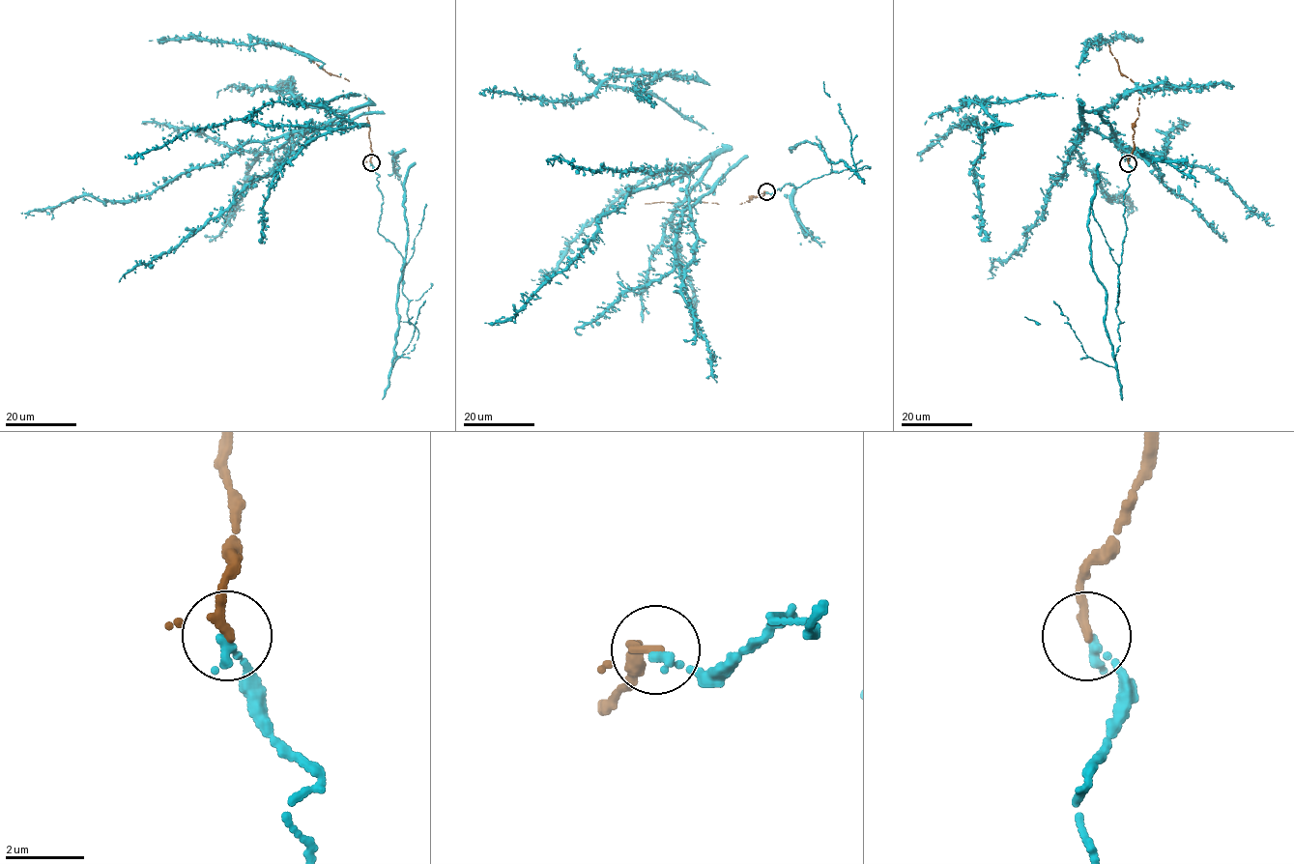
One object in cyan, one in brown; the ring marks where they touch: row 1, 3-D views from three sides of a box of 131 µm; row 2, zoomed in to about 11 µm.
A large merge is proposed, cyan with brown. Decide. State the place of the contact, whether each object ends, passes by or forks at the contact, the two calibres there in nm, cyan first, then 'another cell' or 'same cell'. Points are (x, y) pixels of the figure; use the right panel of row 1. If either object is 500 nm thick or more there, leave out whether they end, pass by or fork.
at (1128, 163); cyan ends there; brown passes by; 280 nm thick on the cyan side, 170 nm on the other; same cell

